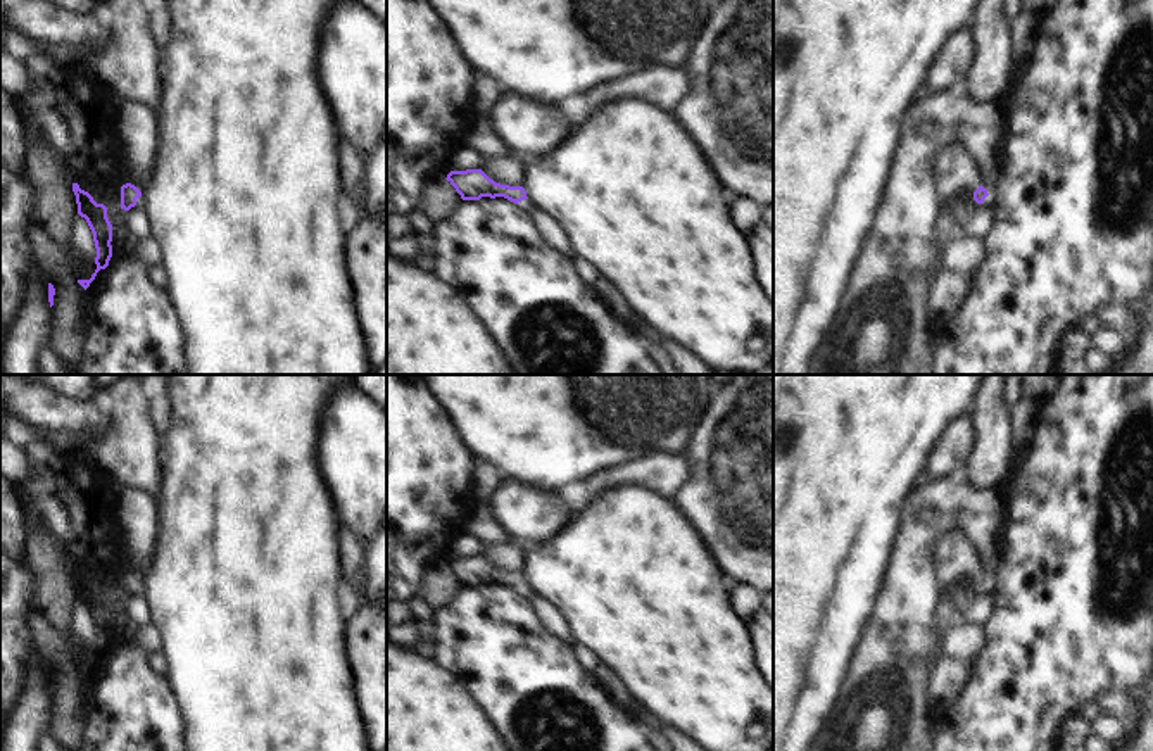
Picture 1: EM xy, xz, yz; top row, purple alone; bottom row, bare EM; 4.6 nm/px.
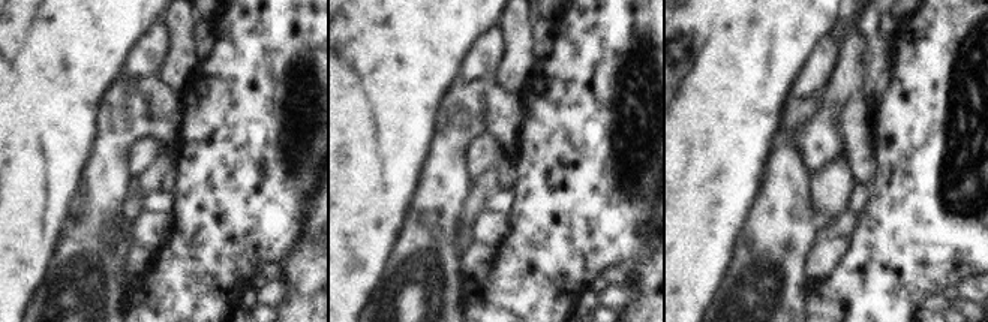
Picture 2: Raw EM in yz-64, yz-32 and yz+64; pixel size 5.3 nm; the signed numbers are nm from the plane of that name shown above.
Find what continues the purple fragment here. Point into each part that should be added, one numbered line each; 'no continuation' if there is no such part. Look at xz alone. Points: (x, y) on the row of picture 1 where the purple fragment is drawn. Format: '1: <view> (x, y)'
1: xz (548, 227).

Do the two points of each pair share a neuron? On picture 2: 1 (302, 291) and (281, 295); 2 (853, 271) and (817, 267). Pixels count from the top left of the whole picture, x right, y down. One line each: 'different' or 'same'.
1: different
2: different

